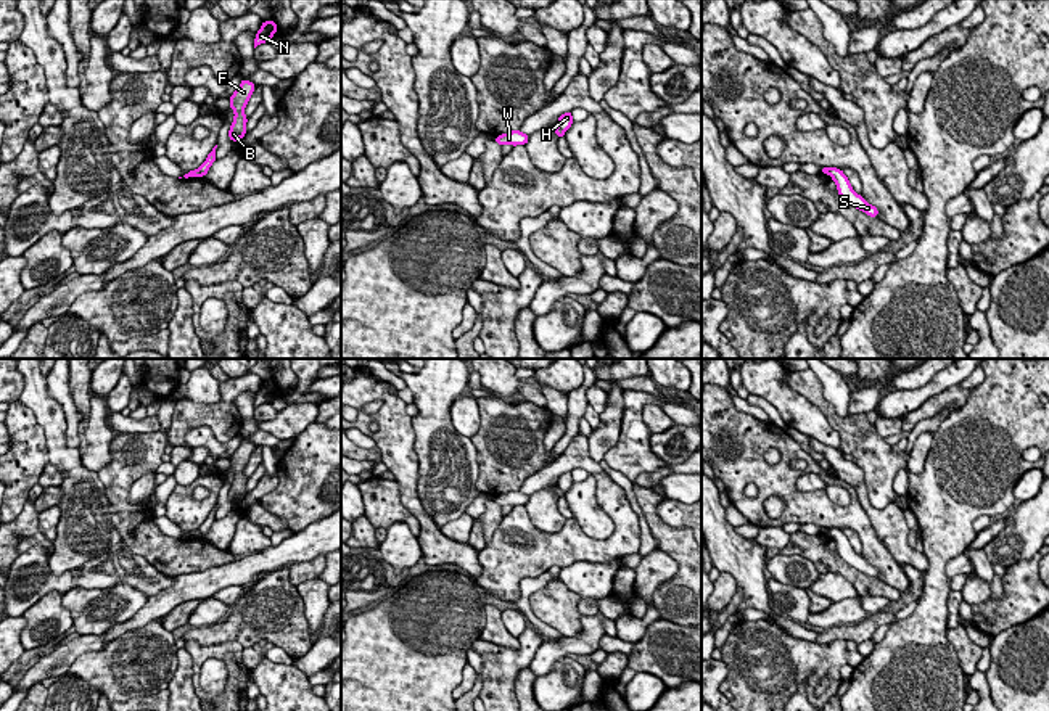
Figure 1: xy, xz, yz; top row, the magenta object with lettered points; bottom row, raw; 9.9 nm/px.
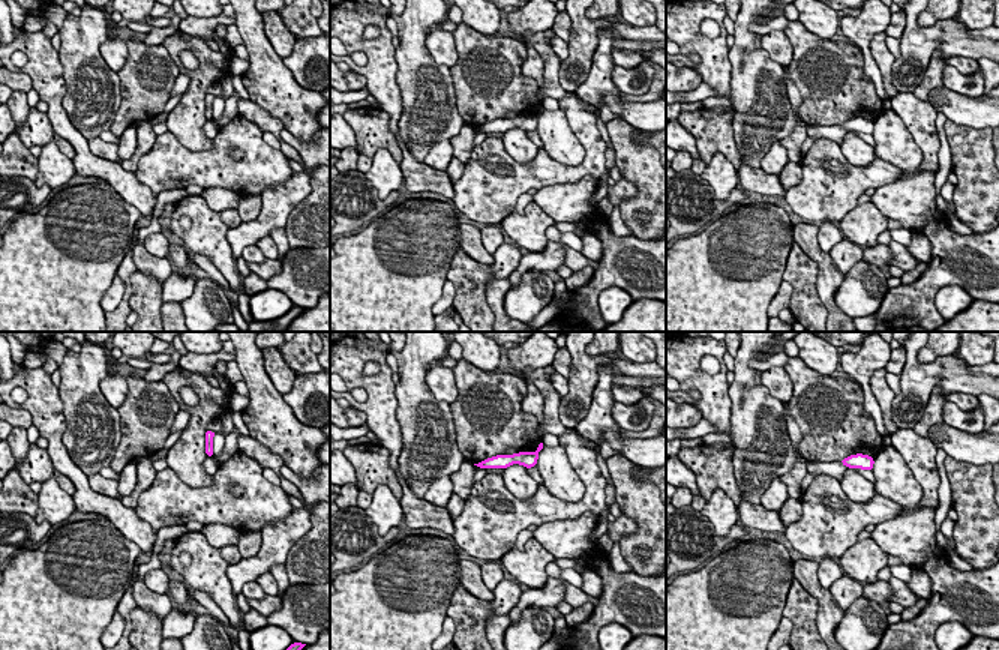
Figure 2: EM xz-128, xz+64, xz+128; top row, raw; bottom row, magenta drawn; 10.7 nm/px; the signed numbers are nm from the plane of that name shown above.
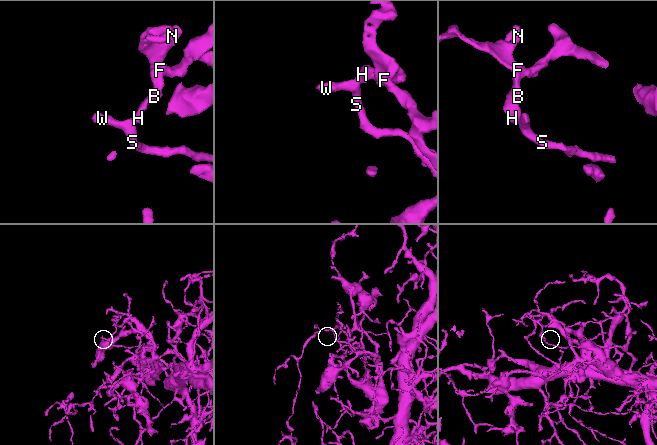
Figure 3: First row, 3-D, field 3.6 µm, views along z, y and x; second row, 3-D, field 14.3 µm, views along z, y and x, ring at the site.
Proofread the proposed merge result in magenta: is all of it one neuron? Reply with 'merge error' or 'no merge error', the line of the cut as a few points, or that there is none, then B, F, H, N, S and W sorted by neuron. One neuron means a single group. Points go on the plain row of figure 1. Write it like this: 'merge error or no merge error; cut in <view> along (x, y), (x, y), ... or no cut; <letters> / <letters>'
merge error; cut in xy along (198, 530), (203, 536); B F H N / S W

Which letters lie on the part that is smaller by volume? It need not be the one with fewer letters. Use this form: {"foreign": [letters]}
{"foreign": ["B", "F", "H", "N"]}

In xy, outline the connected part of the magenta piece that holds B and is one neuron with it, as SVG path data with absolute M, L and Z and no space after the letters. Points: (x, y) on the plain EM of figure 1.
M243 439L240 447L230 457L230 468L235 473L233 483L228 491L228 499L232 502L237 502L246 495L248 478L245 476L243 471L245 471L253 452L254 452L254 447L256 446L253 442Z

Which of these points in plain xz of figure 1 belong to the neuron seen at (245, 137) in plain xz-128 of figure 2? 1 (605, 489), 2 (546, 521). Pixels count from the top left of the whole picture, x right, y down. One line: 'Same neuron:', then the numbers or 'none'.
Same neuron: 1

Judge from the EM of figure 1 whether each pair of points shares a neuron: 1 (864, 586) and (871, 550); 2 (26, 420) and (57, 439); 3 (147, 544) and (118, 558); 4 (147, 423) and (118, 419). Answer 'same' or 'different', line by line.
1: different
2: different
3: different
4: same

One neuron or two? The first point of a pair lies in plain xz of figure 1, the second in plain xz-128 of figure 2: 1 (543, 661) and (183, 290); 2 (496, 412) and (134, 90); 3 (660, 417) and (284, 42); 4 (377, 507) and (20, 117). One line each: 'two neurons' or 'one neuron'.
1: one neuron
2: one neuron
3: one neuron
4: two neurons

